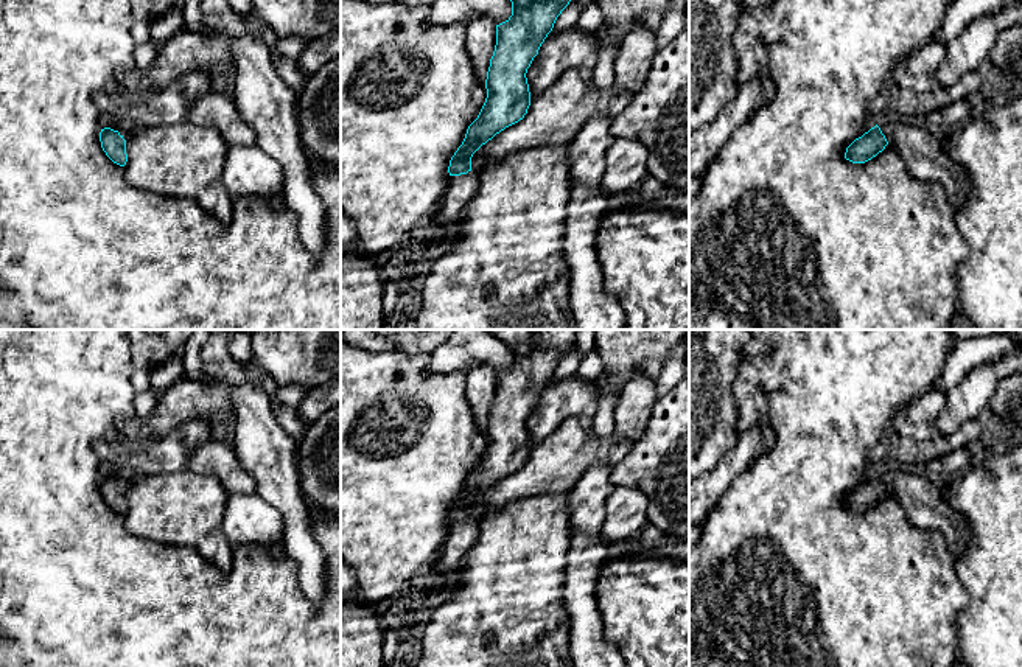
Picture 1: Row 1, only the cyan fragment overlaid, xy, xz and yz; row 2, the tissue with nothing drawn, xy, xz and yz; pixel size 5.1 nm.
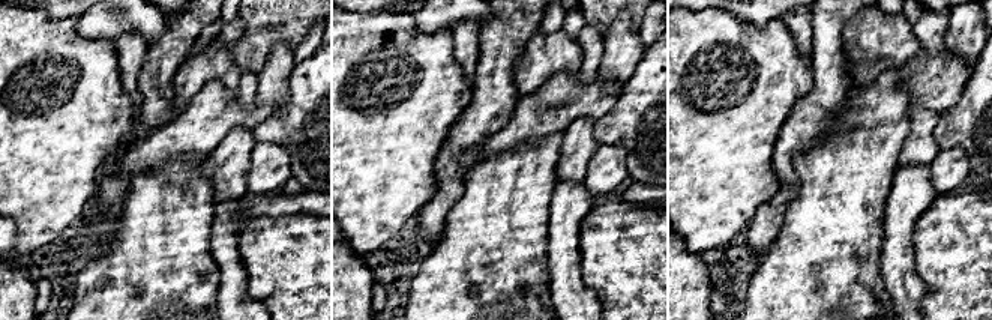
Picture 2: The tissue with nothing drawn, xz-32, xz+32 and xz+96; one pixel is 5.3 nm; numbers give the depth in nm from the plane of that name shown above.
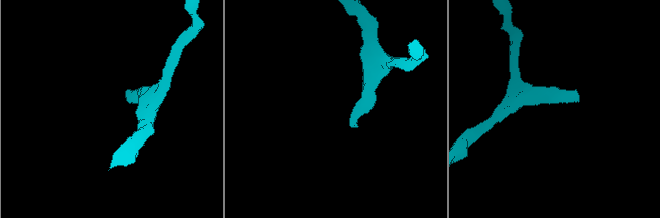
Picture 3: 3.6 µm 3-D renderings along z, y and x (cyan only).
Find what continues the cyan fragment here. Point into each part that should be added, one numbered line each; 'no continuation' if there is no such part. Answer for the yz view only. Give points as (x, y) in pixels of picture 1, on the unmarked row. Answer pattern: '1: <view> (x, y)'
1: yz (921, 498)

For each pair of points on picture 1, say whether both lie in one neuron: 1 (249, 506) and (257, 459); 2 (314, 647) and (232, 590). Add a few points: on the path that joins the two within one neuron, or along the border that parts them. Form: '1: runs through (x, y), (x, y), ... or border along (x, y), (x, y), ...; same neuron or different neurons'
1: border along (255, 493), (283, 516); different neurons
2: runs through (294, 647), (290, 647), (252, 610); same neuron

